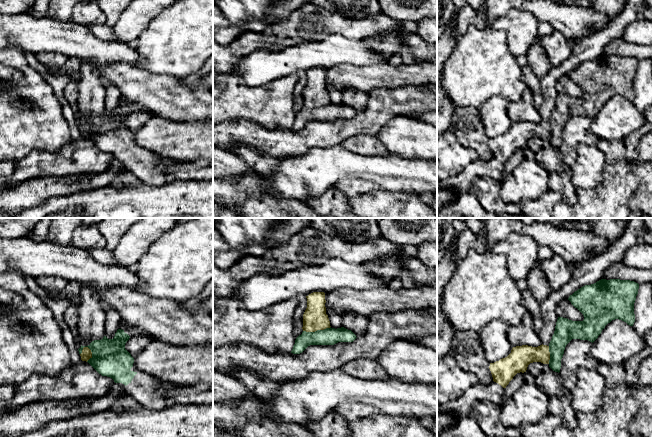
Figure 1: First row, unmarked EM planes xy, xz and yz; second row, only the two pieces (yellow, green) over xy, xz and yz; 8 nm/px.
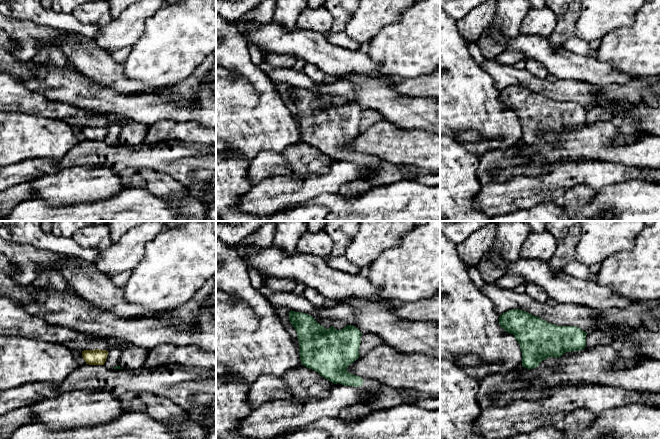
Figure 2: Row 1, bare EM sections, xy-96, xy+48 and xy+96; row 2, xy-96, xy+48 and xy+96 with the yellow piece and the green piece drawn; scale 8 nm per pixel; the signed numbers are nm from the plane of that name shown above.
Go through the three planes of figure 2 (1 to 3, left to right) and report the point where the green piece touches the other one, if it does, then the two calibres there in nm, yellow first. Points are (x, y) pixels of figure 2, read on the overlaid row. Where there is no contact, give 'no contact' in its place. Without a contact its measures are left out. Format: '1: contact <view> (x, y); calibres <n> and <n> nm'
1: no contact
2: no contact
3: no contact

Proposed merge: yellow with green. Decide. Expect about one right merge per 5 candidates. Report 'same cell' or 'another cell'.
another cell

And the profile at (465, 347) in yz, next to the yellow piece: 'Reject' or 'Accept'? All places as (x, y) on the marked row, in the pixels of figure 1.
Reject

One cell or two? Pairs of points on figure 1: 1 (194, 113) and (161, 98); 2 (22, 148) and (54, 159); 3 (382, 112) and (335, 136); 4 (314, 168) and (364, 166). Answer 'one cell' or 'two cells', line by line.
1: one cell
2: two cells
3: one cell
4: one cell

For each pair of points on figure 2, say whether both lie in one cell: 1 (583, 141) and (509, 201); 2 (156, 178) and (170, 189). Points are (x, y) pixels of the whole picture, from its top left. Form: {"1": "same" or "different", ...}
{"1": "different", "2": "same"}

